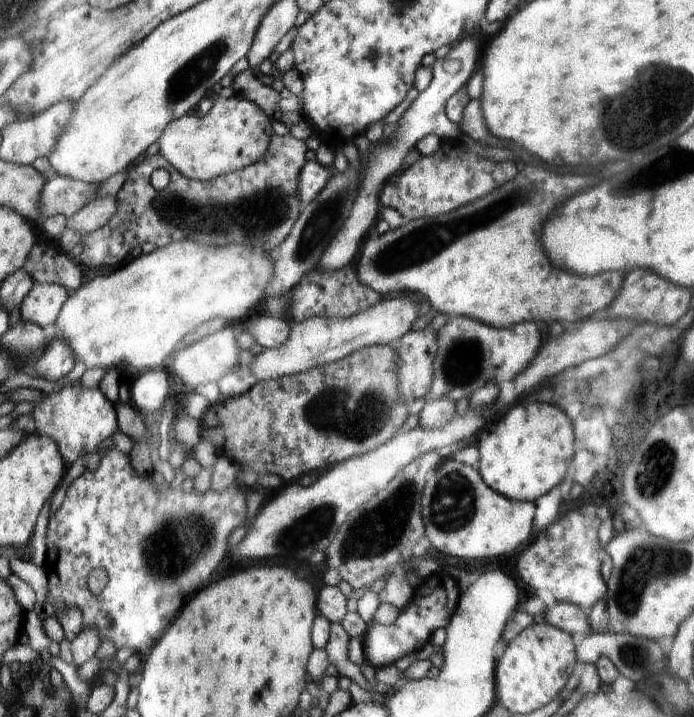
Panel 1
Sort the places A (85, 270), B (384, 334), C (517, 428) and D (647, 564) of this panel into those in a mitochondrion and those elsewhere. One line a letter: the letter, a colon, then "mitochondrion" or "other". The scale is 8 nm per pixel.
A: other
B: other
C: other
D: mitochondrion

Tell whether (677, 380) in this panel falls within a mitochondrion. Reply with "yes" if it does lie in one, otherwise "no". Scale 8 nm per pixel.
no

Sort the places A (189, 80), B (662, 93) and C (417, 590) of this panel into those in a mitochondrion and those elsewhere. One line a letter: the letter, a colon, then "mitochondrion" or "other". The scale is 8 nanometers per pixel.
A: mitochondrion
B: mitochondrion
C: other

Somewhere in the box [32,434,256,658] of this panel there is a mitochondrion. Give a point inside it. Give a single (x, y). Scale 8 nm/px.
(175, 545)

